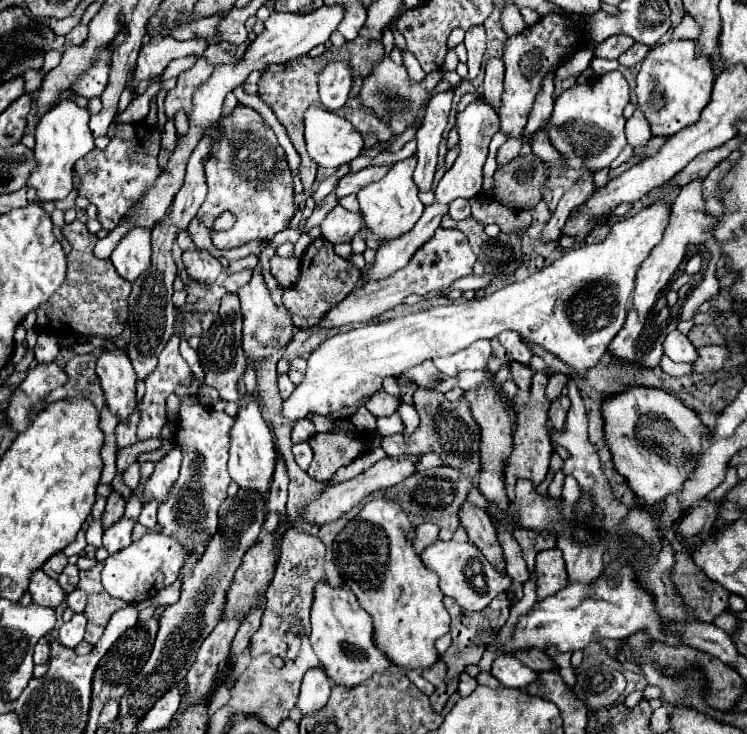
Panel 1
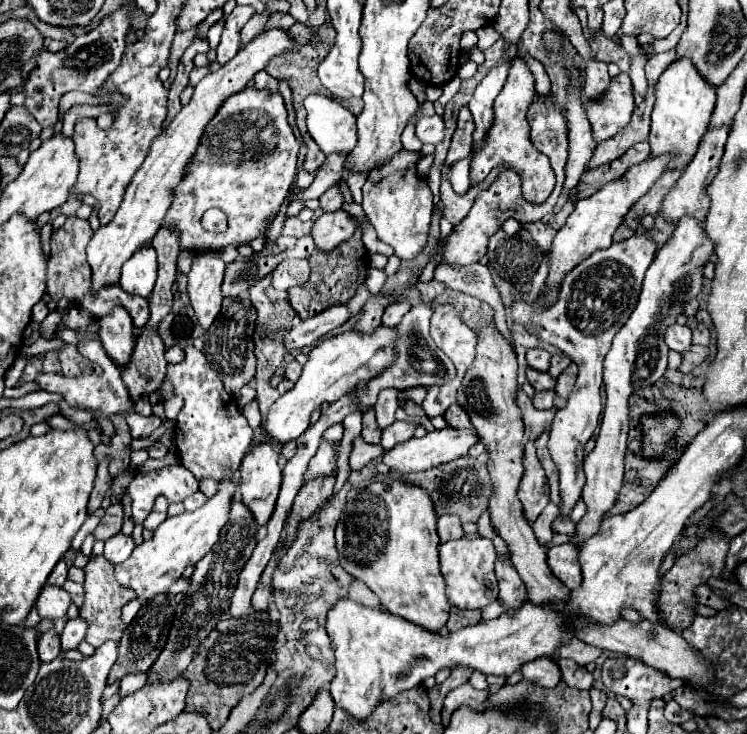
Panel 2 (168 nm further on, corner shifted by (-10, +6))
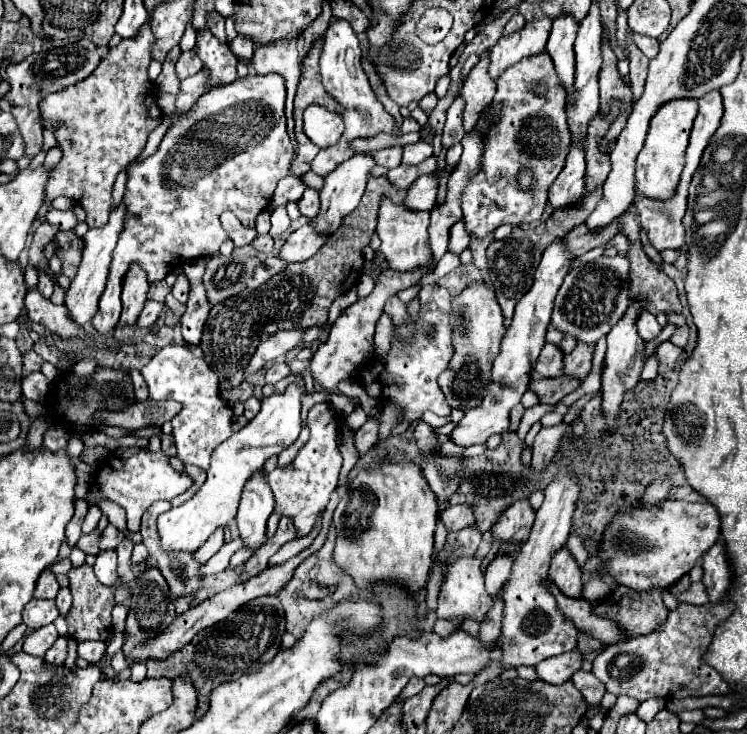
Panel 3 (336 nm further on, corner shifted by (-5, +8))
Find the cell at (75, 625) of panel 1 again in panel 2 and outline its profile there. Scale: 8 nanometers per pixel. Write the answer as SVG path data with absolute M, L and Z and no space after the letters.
M83 617L69 619L61 633L61 649L77 649L77 645L85 639L85 633L87 633L87 621L83 621Z

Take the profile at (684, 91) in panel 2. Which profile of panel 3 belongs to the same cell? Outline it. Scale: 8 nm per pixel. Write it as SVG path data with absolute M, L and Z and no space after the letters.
M676 99L658 109L658 113L650 121L648 137L636 159L636 191L642 197L666 201L674 195L680 173L684 167L684 153L688 147L688 137L692 129L692 121L698 113L698 101L694 99Z

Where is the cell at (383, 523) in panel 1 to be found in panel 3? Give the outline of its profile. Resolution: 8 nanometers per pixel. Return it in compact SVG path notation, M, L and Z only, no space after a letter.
M406 453L384 457L374 473L358 473L348 483L348 495L334 511L338 531L334 561L362 589L378 579L396 579L408 585L416 597L432 567L436 513L438 503L420 467Z

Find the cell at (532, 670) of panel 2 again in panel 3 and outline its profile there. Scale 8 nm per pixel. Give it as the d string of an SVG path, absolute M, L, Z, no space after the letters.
M568 651L538 663L536 673L542 681L560 685L570 681L570 675L574 675L574 671L580 671L580 667L582 667L582 655L578 651Z

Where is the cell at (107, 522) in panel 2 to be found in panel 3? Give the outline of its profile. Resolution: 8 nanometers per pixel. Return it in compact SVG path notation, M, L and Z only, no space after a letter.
M94 529L92 533L88 533L88 535L82 535L80 539L78 539L78 543L76 543L76 547L78 549L82 549L86 555L98 555L98 541L100 541L100 533L98 533L98 529Z

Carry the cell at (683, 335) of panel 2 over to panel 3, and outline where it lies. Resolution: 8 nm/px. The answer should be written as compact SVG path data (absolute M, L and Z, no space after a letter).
M642 311L642 315L638 317L638 335L642 335L642 339L646 341L652 341L656 339L656 335L660 335L662 327L658 325L656 317L648 311Z

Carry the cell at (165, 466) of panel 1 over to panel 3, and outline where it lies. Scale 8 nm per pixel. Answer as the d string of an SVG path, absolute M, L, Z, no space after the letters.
M140 449L136 455L132 455L128 459L106 457L106 459L102 459L98 463L96 473L94 473L94 479L92 479L92 487L86 493L86 497L84 497L84 501L88 501L90 507L88 507L88 513L86 513L84 523L82 523L82 533L90 533L90 531L96 529L98 519L102 517L100 505L98 505L98 501L102 501L102 499L116 501L126 511L126 529L130 533L136 533L136 531L140 531L140 517L142 517L142 513L154 501L170 501L176 495L180 495L186 489L190 489L192 483L194 481L186 473L176 471L170 465L168 455L164 451L156 451L154 453L154 451Z

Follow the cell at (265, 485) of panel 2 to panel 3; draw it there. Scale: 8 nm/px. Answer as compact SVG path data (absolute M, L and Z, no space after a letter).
M258 471L244 487L236 525L240 539L248 549L260 549L266 541L266 521L274 511L274 495L266 477Z

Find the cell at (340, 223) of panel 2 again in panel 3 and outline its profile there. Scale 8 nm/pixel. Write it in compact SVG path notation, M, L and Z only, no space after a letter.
M310 223L302 225L300 229L296 229L286 243L282 245L282 249L278 251L278 259L286 261L286 263L296 263L296 261L306 261L312 255L316 255L316 251L326 243L326 237L318 235L314 231L314 227L310 227Z

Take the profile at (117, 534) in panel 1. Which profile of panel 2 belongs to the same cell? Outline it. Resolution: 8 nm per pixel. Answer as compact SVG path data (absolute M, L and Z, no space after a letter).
M117 533L115 537L111 537L111 541L105 541L105 557L111 561L111 563L123 563L131 551L135 549L135 541L131 535L125 535L125 533Z

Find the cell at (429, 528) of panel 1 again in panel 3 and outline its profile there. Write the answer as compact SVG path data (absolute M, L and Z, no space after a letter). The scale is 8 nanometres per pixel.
M462 503L462 505L450 505L444 513L442 513L442 523L446 525L448 531L460 531L462 527L474 525L474 511L472 505Z

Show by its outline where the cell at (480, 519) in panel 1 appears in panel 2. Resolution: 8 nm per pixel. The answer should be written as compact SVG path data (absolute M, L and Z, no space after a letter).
M497 557L497 563L495 563L495 575L499 579L499 601L503 601L503 605L507 609L515 609L515 607L521 607L525 603L525 597L527 597L527 591L525 591L525 585L519 577L519 573L515 571L513 563L509 557Z

